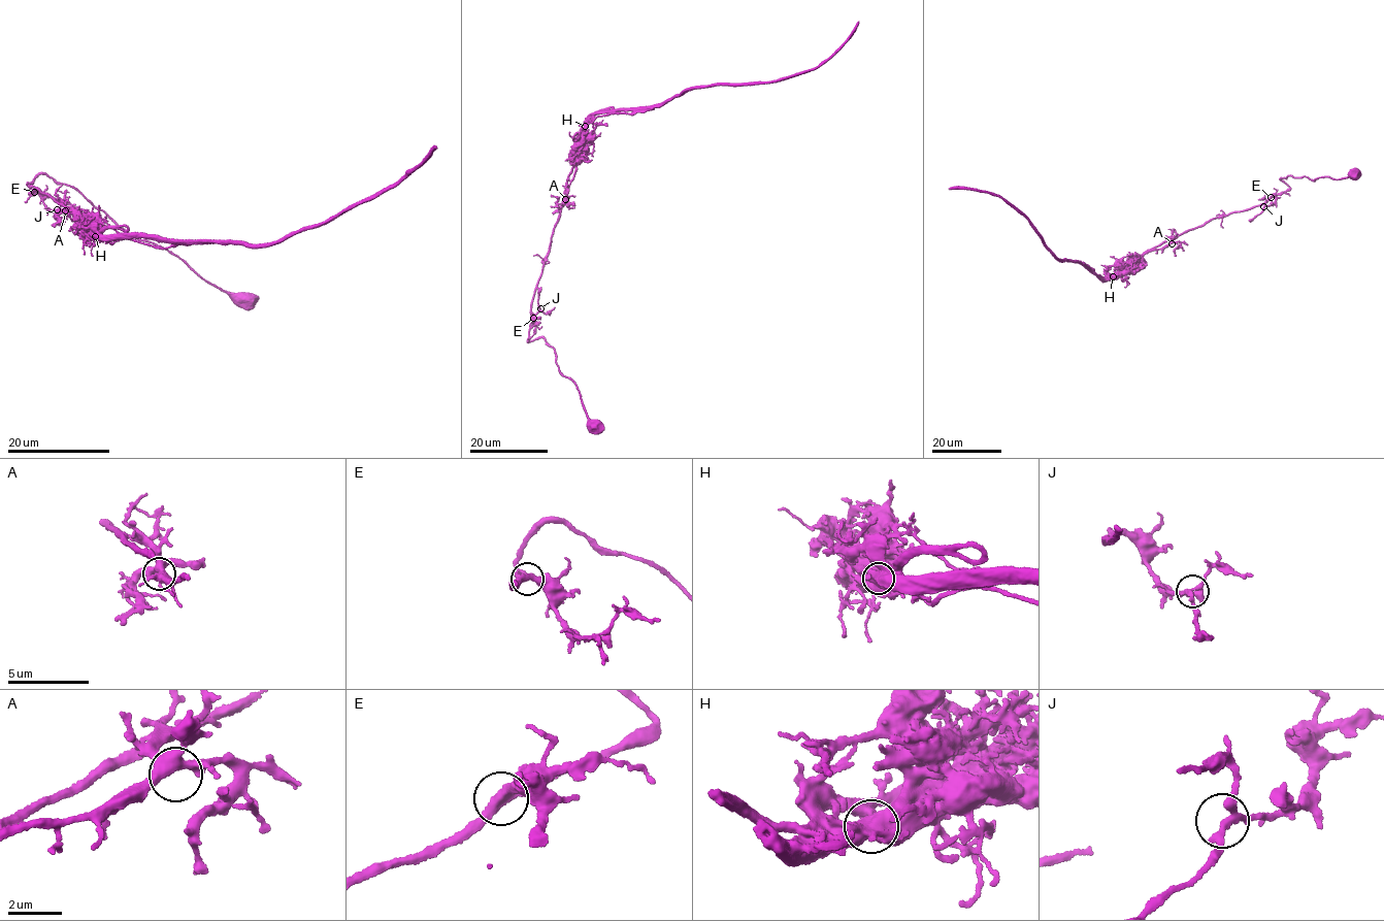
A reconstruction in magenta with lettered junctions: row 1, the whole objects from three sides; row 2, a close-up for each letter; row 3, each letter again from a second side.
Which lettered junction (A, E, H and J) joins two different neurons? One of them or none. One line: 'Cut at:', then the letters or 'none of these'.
Cut at: H

